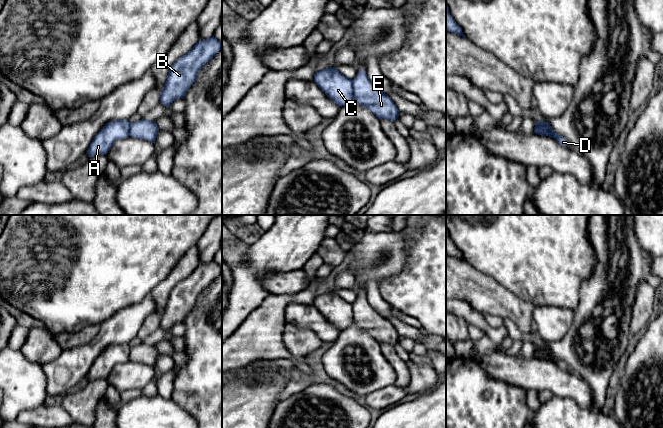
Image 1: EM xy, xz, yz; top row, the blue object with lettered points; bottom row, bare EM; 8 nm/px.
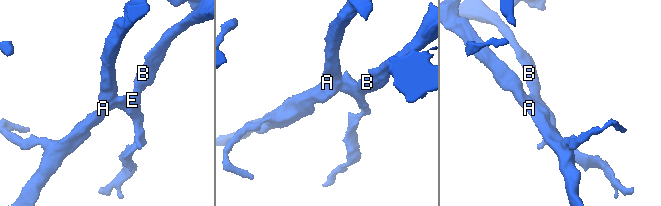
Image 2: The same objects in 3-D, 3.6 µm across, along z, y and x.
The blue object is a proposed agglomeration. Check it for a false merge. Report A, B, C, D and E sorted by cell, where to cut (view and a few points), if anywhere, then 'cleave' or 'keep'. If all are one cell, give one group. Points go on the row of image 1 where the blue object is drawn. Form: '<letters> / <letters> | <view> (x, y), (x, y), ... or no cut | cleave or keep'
A C / B D E | xz (351, 80), (354, 98) | cleave

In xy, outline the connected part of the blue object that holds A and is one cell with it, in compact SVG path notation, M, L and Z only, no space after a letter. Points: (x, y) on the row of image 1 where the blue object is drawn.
M114 120L108 122L94 137L87 149L88 157L107 154L117 140L130 136L130 122L128 120Z

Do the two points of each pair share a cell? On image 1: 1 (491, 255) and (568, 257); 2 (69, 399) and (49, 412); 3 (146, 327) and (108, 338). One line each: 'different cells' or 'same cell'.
1: same cell
2: different cells
3: different cells

